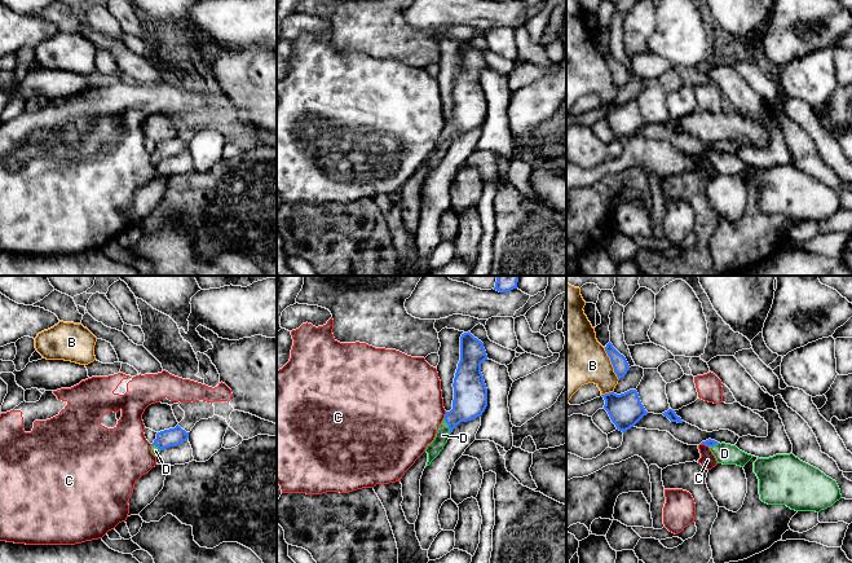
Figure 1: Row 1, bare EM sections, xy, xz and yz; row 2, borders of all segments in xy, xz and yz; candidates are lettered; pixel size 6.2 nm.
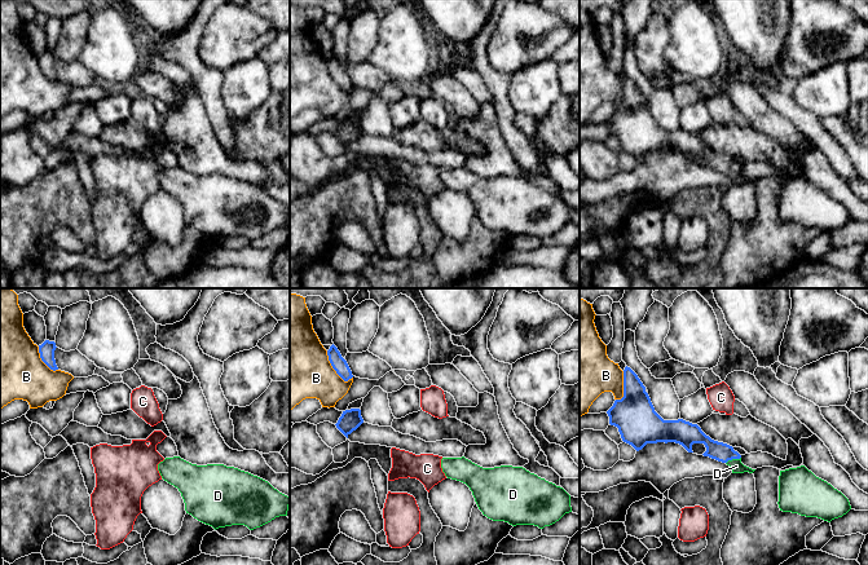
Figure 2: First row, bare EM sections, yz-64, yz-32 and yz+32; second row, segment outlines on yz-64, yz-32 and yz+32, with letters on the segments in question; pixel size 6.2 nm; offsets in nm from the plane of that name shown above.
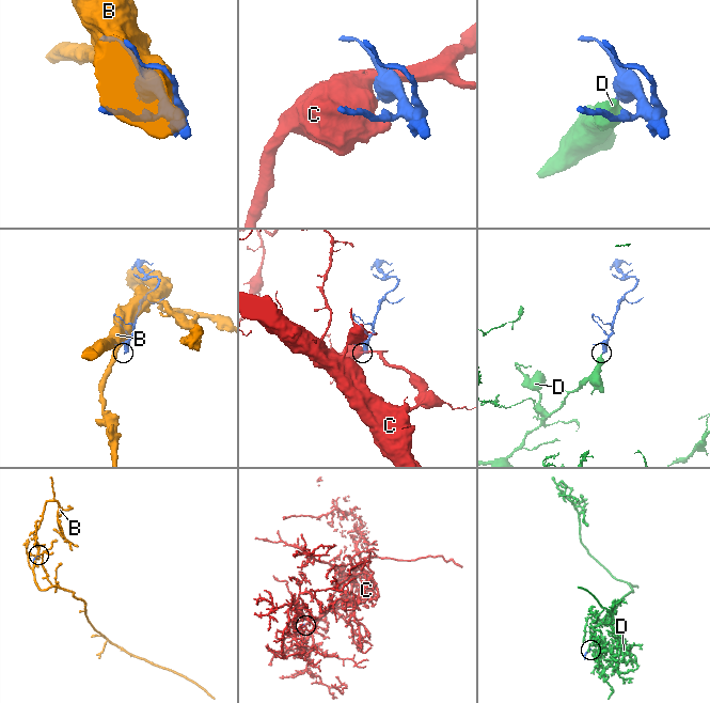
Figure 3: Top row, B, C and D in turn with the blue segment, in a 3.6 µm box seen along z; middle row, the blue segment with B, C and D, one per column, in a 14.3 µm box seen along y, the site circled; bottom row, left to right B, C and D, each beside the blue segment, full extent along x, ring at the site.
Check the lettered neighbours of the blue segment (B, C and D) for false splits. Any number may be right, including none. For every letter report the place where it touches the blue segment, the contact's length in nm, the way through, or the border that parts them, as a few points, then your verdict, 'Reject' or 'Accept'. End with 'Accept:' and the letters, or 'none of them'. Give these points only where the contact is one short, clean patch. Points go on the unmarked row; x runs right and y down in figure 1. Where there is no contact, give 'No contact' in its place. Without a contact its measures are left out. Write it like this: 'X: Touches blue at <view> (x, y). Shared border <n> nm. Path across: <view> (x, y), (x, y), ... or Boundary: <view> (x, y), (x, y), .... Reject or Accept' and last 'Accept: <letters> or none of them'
B: Touches blue at yz (612, 74). Shared border 220 nm. Reject
C: Touches blue at xz (445, 124). Shared border 40 nm. Boundary: xz (446, 122), (444, 127). Reject
D: Touches blue at xz (449, 136). Shared border 100 nm. Path across: xz (469, 111), (449, 136), (442, 145). Accept
Accept: D

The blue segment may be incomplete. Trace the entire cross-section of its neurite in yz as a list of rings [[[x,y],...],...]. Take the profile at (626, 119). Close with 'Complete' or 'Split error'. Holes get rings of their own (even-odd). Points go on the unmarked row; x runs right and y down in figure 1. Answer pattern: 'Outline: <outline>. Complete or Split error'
Outline: [[[630,100],[621,105],[613,101],[601,106],[605,110],[604,119],[608,122],[617,140],[622,142],[634,137],[648,124],[636,100]]]. Complete

